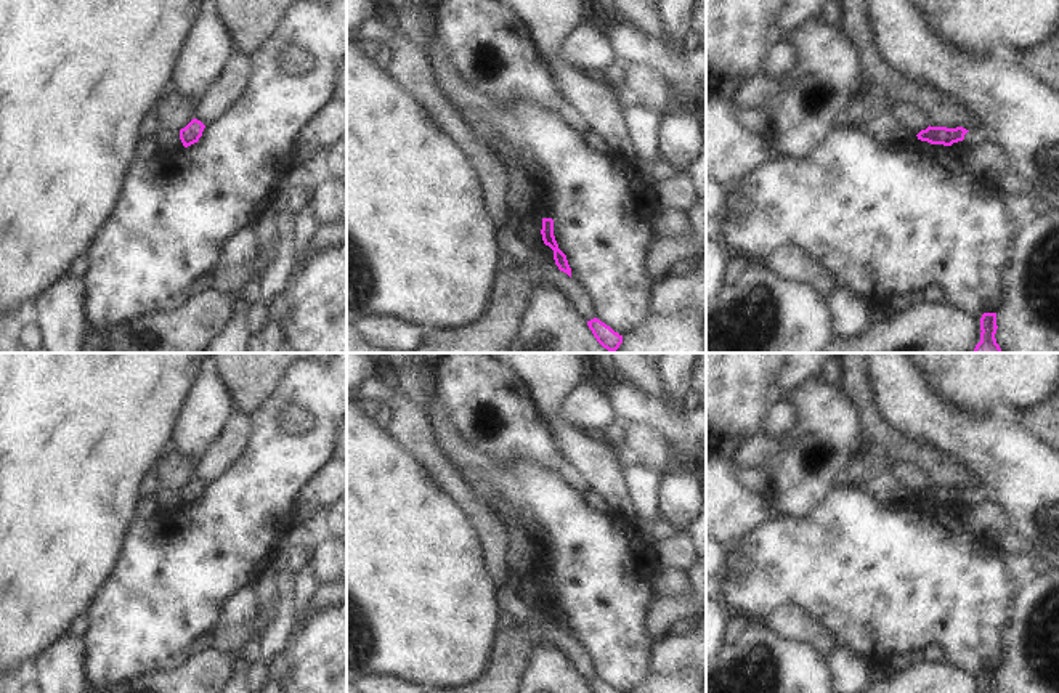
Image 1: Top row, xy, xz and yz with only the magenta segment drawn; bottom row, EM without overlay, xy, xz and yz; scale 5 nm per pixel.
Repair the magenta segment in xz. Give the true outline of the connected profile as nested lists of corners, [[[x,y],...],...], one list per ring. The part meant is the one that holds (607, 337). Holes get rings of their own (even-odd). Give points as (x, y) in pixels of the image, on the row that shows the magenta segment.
[[[597,318],[590,319],[587,321],[587,326],[592,330],[594,337],[597,338],[597,342],[608,351],[615,353],[623,343],[623,335],[615,332],[610,326],[607,326],[600,319]]]

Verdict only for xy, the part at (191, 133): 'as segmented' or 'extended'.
as segmented

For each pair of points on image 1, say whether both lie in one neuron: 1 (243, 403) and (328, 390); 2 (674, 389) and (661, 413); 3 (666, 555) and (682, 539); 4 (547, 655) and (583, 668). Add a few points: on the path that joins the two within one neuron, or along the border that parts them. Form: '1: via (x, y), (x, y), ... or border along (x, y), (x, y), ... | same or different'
1: border along (286, 371), (276, 387), (249, 414) | different
2: border along (661, 398), (671, 408), (681, 409) | different
3: via (669, 552), (679, 543) | same
4: border along (549, 642), (580, 676) | different

